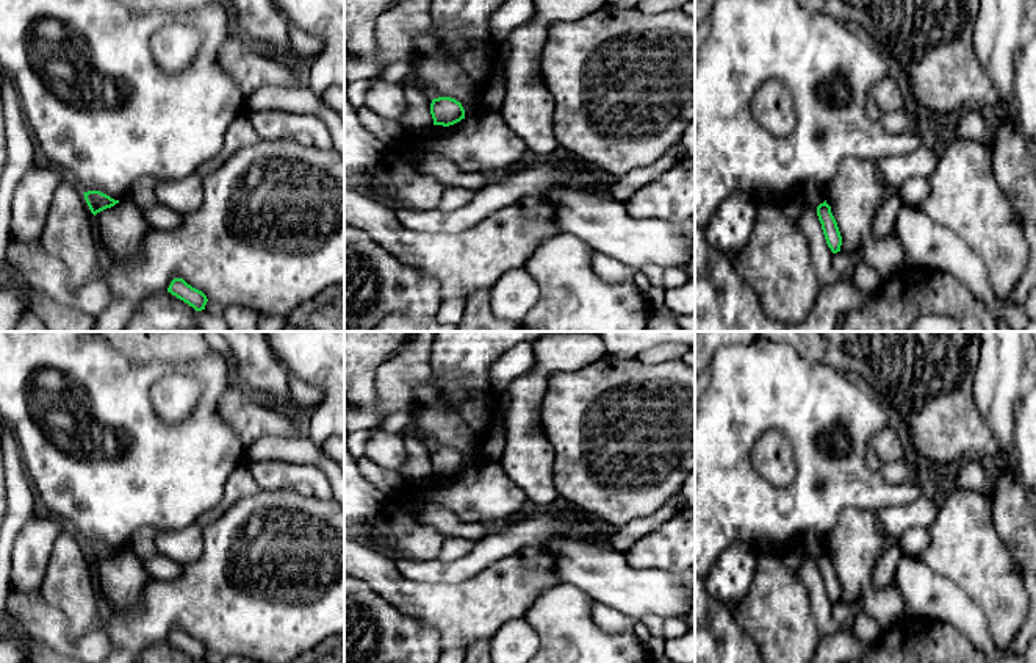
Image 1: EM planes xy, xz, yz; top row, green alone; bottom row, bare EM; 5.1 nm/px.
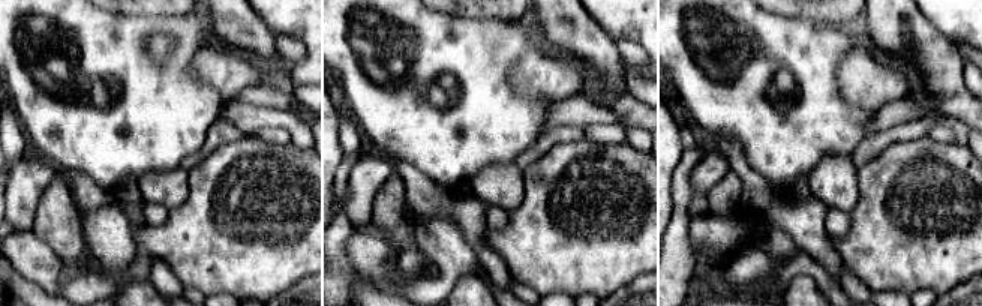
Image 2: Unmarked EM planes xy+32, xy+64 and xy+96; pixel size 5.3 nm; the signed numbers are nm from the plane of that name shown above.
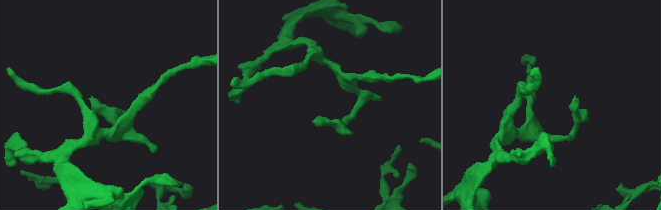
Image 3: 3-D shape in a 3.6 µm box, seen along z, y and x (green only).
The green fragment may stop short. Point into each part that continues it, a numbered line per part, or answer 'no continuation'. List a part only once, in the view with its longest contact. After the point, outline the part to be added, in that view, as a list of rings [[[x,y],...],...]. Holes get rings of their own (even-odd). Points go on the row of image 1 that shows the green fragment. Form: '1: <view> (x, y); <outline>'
no continuation

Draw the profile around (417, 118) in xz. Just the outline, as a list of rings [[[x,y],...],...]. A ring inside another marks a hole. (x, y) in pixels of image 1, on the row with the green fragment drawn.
[[[412,77],[401,80],[397,86],[404,89],[407,102],[405,114],[401,117],[402,127],[410,131],[426,131],[433,127],[432,95]]]

